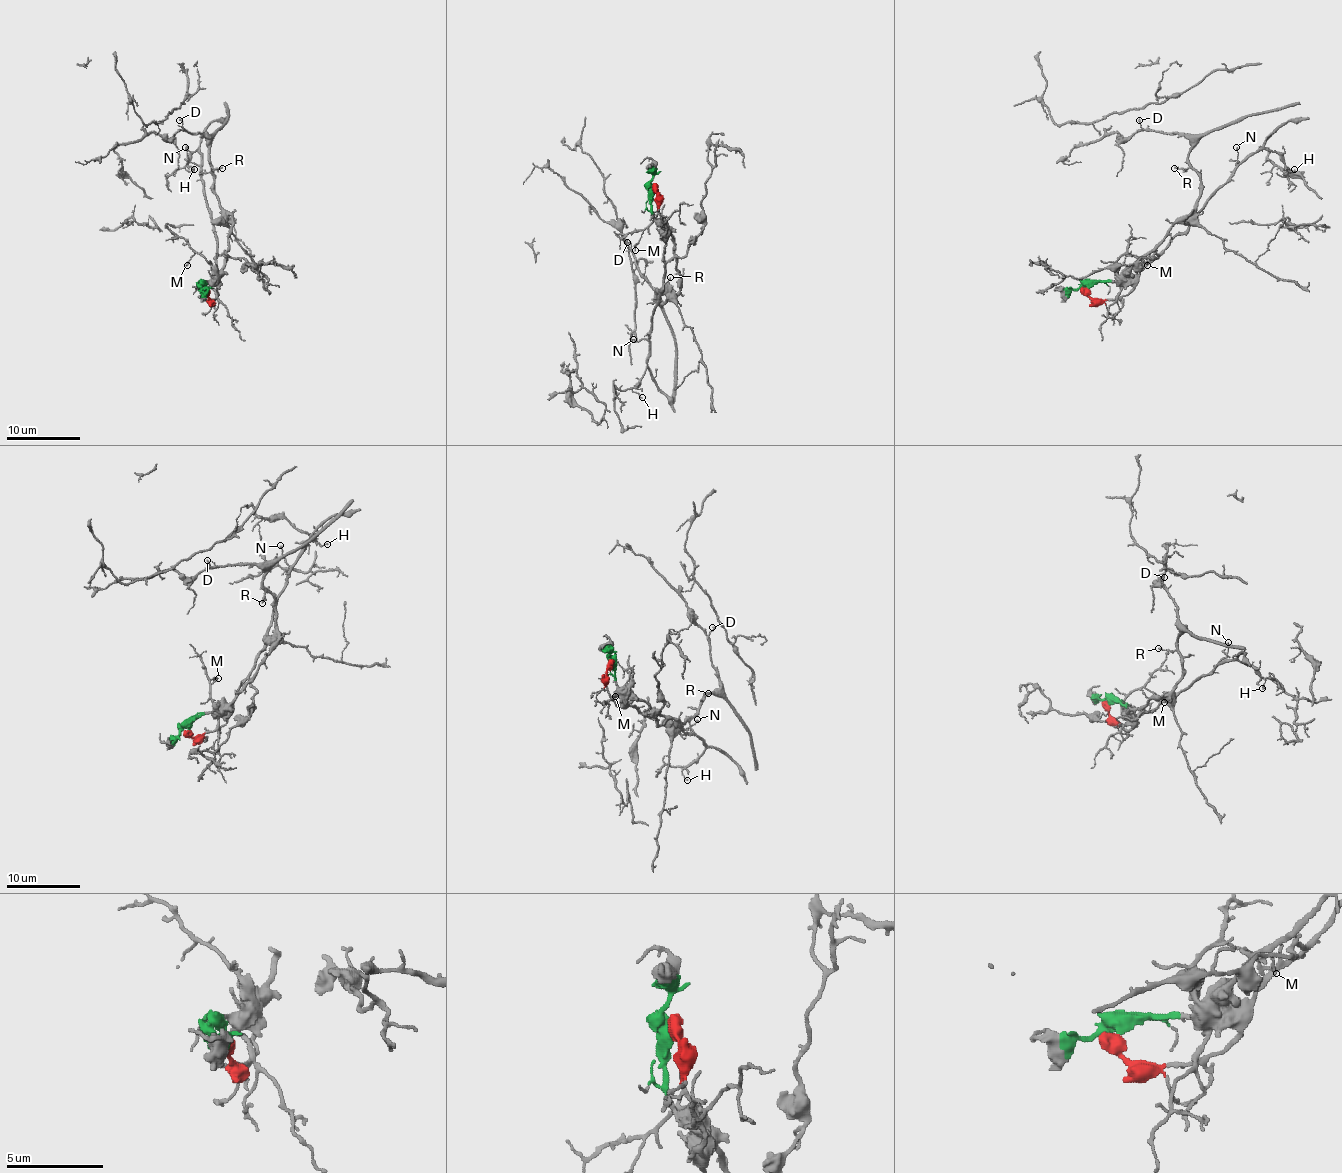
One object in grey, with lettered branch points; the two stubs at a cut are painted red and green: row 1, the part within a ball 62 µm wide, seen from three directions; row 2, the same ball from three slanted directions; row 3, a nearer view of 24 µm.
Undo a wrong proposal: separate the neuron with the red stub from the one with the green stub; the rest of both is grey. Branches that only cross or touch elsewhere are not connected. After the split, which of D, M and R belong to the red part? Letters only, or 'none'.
none

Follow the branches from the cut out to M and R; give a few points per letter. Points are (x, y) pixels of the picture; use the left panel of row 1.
M: (205, 287), (203, 282), (210, 280), (212, 265), (197, 252), (186, 265)
R: (205, 287), (203, 282), (208, 282), (225, 261), (232, 217), (219, 204), (214, 191), (212, 167), (221, 167)

